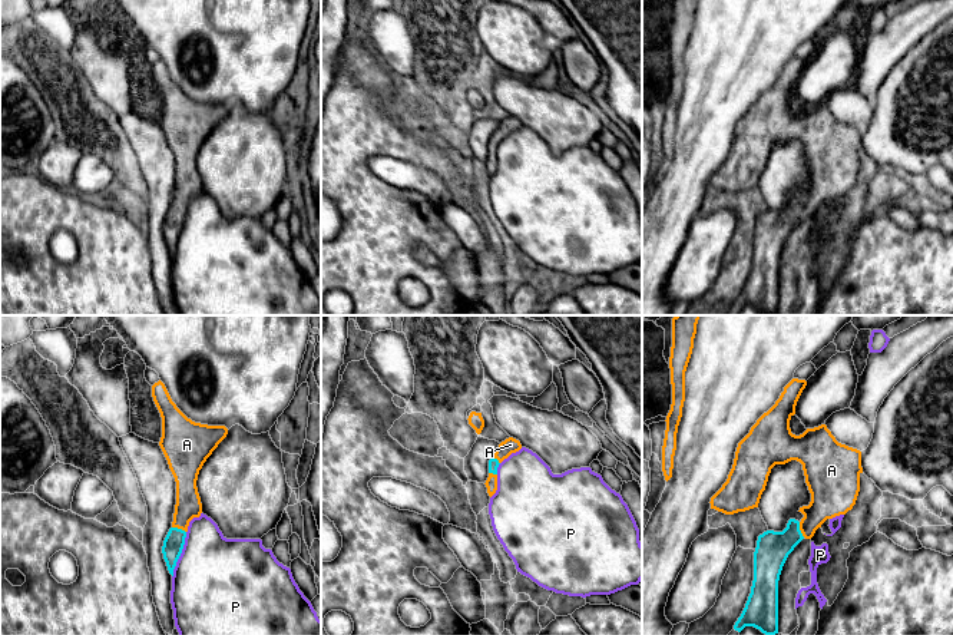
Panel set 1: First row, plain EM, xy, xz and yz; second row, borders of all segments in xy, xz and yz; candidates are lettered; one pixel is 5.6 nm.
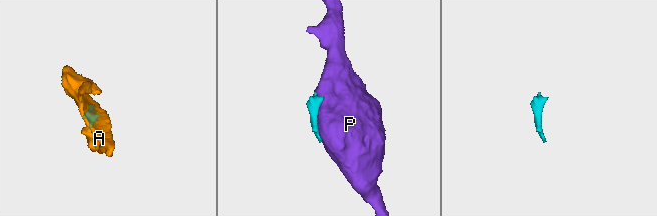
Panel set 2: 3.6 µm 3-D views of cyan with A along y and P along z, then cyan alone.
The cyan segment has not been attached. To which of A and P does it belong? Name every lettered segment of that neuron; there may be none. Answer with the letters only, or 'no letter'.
A

